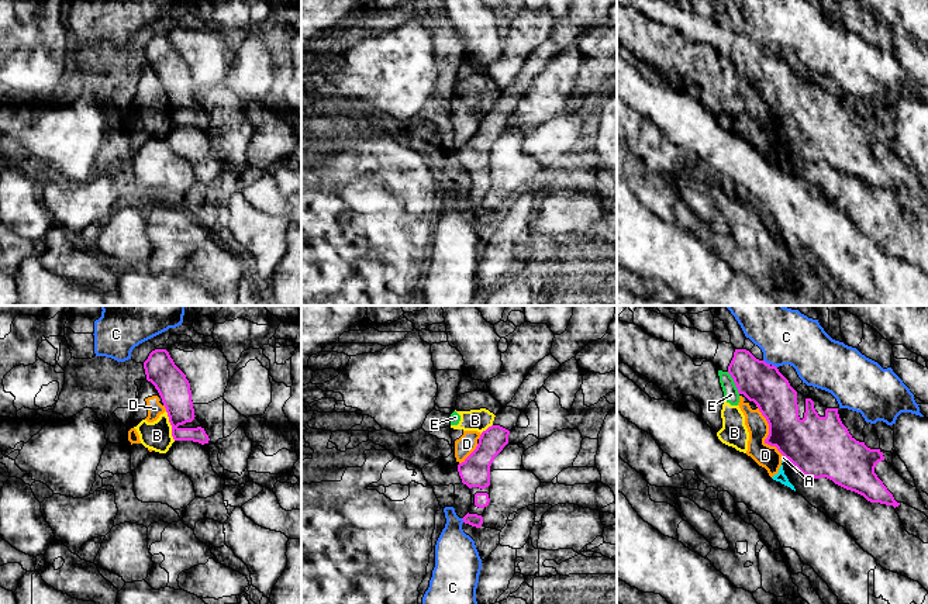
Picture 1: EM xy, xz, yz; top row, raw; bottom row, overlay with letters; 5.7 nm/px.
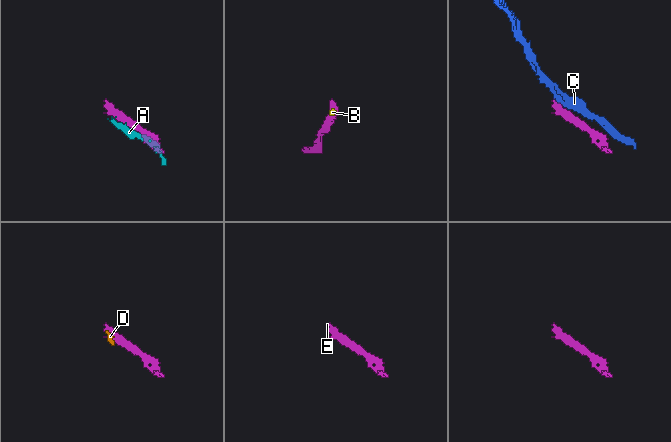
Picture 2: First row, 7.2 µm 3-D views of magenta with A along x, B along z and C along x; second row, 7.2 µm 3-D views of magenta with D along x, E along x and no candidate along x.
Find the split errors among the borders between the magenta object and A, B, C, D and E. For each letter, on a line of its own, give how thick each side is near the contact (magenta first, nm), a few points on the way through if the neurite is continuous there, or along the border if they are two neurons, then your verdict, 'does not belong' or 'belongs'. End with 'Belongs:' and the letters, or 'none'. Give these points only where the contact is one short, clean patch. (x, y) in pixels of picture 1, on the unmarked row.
A: 360 nm thick on the magenta side, 20 nm on the other; does not belong
B: 180 nm thick on the magenta side, 170 nm on the other; border along xy (165, 96), (171, 110), (171, 120), (175, 124); does not belong
C: 240 nm thick on the magenta side, 300 nm on the other; border along yz (763, 44), (769, 49); does not belong
D: 300 nm thick on the magenta side, 130 nm on the other; border along yz (756, 89), (768, 109), (765, 126), (783, 140); does not belong
E: 240 nm thick on the magenta side, 90 nm on the other; border along yz (727, 57), (740, 78); does not belong
Belongs: none

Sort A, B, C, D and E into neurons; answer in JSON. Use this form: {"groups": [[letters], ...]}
{"groups": [["A", "B", "D", "E"], ["C"]]}

